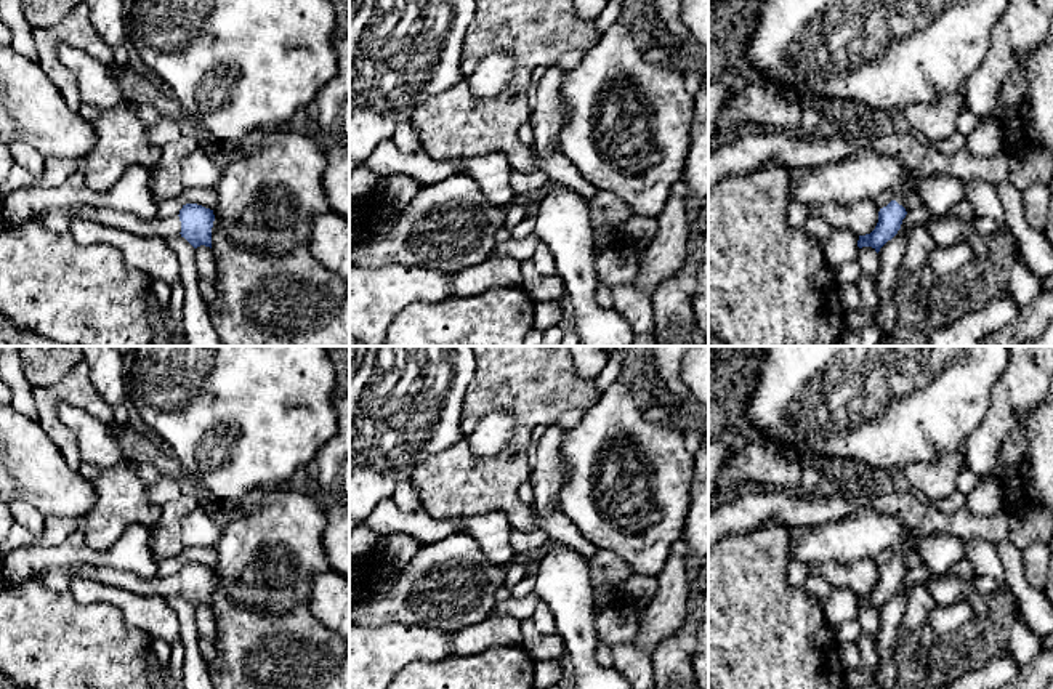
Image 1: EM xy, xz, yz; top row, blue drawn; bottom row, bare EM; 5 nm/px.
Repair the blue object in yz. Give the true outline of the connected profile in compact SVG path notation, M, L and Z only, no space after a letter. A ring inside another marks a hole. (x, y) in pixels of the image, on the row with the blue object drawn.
M894 189L894 199L878 212L875 229L870 234L859 236L859 248L872 247L878 253L880 248L898 234L907 215L904 208L906 194L904 189Z

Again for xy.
M186 203L180 210L181 237L194 248L205 245L212 248L213 210L197 203Z

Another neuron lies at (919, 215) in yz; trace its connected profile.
M922 203L918 208L907 213L906 218L902 220L902 224L901 224L902 232L909 237L912 229L920 223L925 223L928 220L928 216L930 216L930 212Z

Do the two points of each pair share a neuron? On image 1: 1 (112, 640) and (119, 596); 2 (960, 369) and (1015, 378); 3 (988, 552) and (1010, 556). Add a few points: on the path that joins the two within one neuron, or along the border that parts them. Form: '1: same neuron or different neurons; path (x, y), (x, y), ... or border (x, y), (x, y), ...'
1: different neurons; border (80, 601), (112, 603), (129, 622), (146, 632)
2: different neurons; border (1008, 362), (992, 386), (986, 410)
3: different neurons; border (994, 543), (1010, 588)

